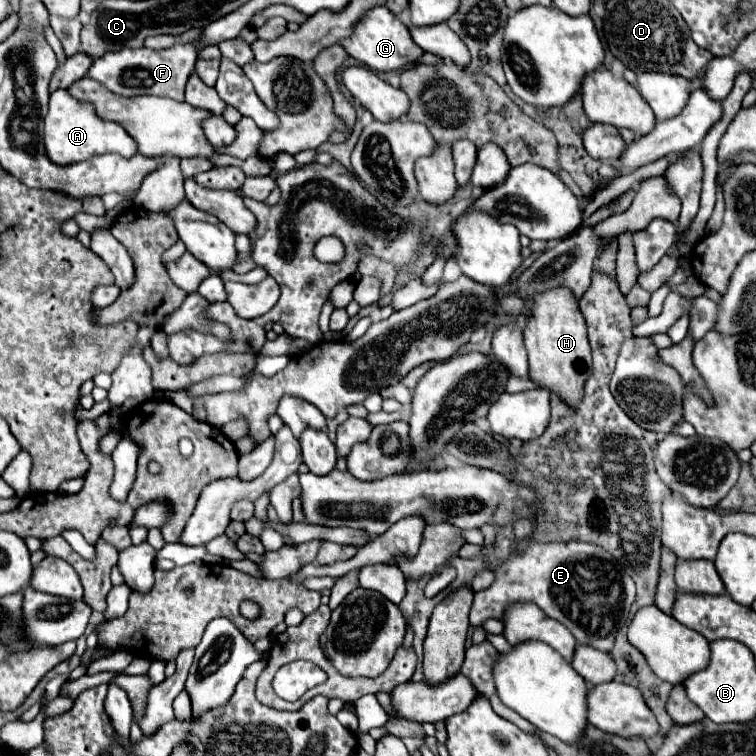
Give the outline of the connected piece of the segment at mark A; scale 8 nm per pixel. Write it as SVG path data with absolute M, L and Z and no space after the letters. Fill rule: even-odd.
M55 91L49 99L49 113L45 117L43 143L49 161L55 165L73 165L103 153L121 153L123 157L131 157L137 153L135 141L115 123L103 123L87 103L79 103L71 99L67 91Z

